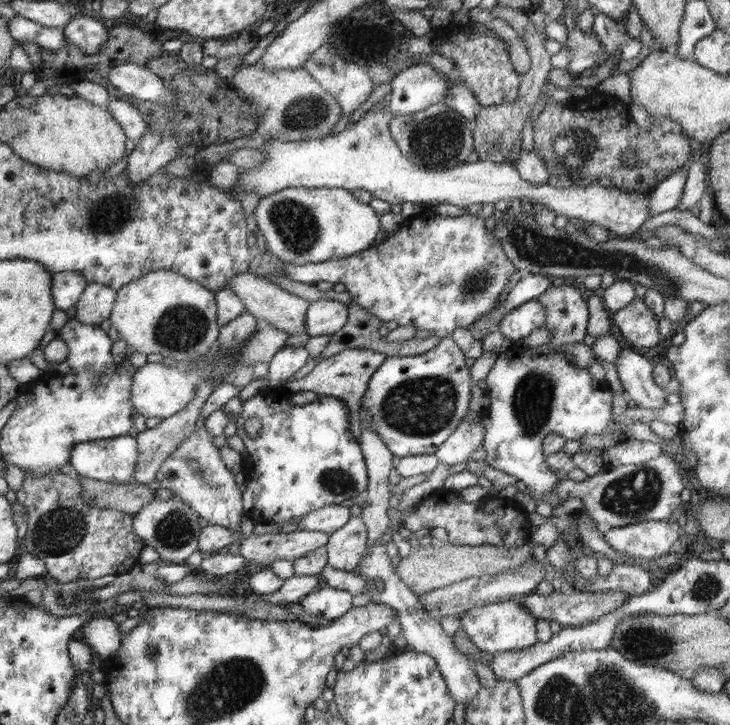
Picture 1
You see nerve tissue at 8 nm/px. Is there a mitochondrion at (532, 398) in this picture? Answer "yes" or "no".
yes

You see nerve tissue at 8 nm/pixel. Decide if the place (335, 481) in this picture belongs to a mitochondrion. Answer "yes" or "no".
yes

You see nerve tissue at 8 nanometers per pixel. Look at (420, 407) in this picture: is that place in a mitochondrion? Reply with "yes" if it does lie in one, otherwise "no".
yes

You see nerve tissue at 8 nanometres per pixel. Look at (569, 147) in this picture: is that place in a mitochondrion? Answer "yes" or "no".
yes

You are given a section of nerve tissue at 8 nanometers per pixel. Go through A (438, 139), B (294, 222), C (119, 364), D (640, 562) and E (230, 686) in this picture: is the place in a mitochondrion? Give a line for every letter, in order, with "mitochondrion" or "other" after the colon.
A: mitochondrion
B: mitochondrion
C: other
D: other
E: mitochondrion

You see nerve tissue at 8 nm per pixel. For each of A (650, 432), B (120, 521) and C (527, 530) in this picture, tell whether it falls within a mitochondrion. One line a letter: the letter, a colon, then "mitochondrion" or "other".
A: other
B: other
C: other

